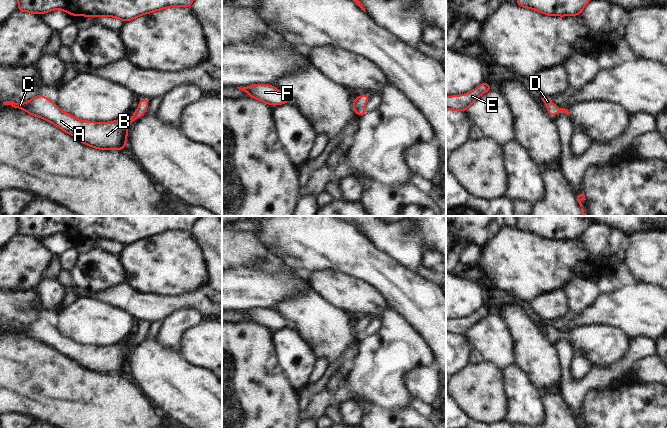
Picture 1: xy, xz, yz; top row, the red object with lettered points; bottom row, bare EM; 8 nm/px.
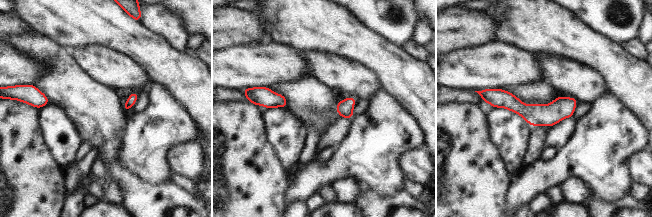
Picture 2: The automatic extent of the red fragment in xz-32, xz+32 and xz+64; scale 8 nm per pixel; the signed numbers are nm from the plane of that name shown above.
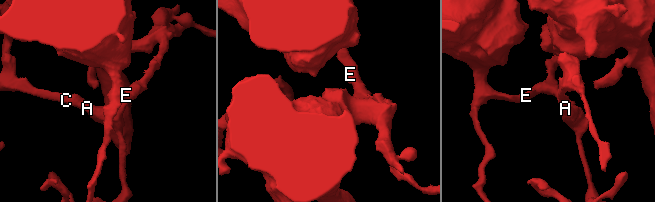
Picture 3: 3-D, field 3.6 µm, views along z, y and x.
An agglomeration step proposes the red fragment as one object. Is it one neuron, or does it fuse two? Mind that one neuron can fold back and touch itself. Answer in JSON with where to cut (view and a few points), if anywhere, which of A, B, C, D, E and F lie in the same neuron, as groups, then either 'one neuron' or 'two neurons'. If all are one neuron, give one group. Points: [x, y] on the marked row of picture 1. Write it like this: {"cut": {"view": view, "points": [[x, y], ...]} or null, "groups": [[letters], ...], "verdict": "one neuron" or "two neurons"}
{"cut": null, "groups": [["A", "B", "C", "D", "E", "F"]], "verdict": "one neuron"}

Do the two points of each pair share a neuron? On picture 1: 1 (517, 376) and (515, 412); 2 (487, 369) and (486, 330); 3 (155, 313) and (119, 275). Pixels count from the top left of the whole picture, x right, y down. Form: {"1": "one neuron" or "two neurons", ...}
{"1": "one neuron", "2": "two neurons", "3": "two neurons"}

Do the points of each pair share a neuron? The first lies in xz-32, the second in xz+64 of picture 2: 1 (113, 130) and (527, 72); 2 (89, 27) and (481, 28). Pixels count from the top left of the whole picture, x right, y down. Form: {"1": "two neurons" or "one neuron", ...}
{"1": "two neurons", "2": "two neurons"}

